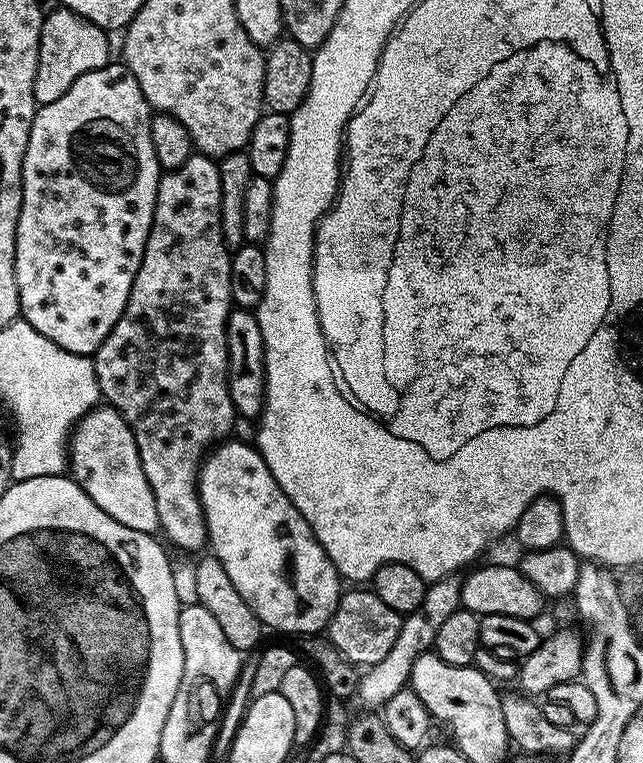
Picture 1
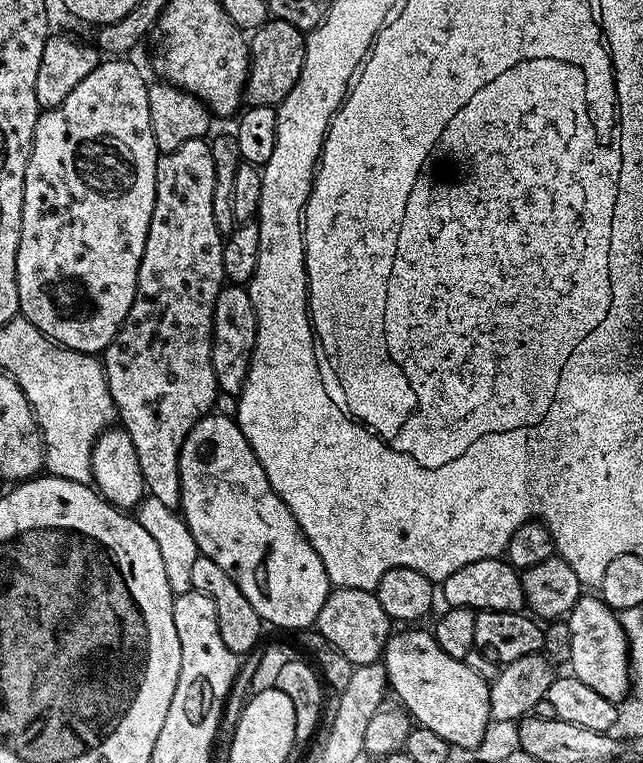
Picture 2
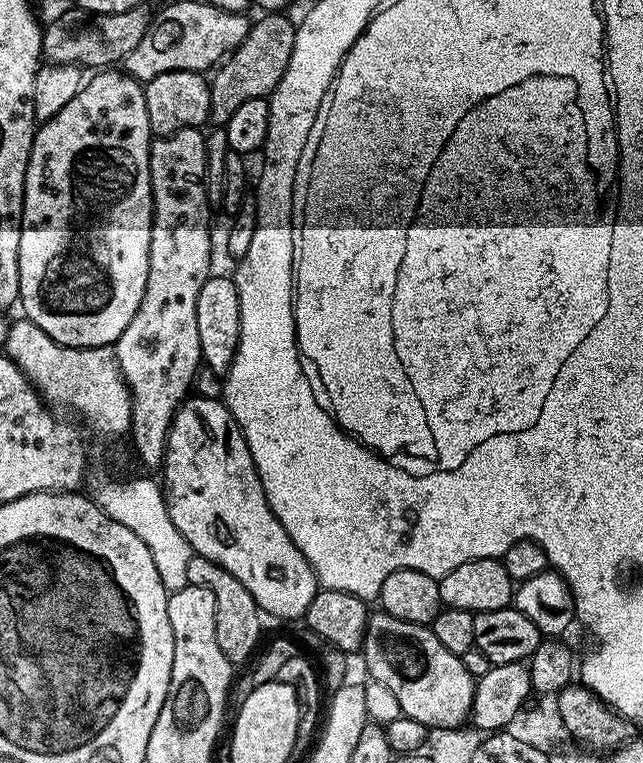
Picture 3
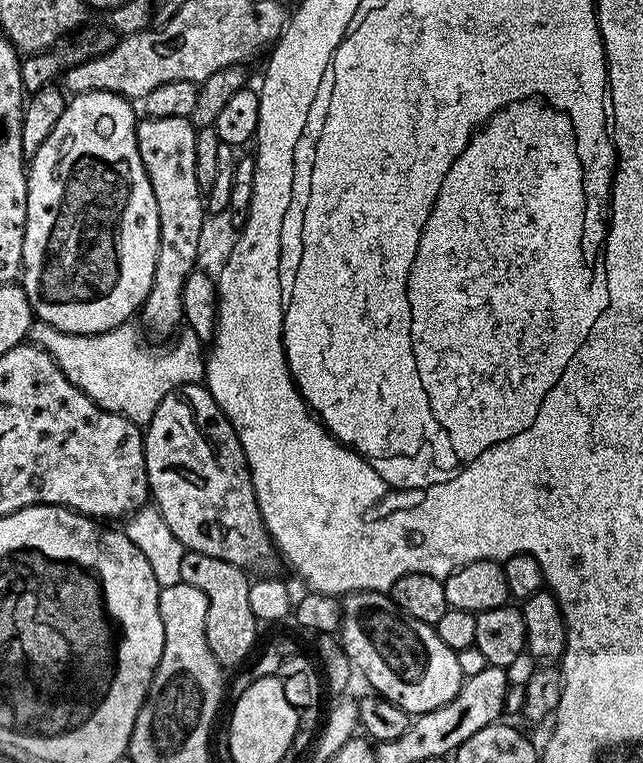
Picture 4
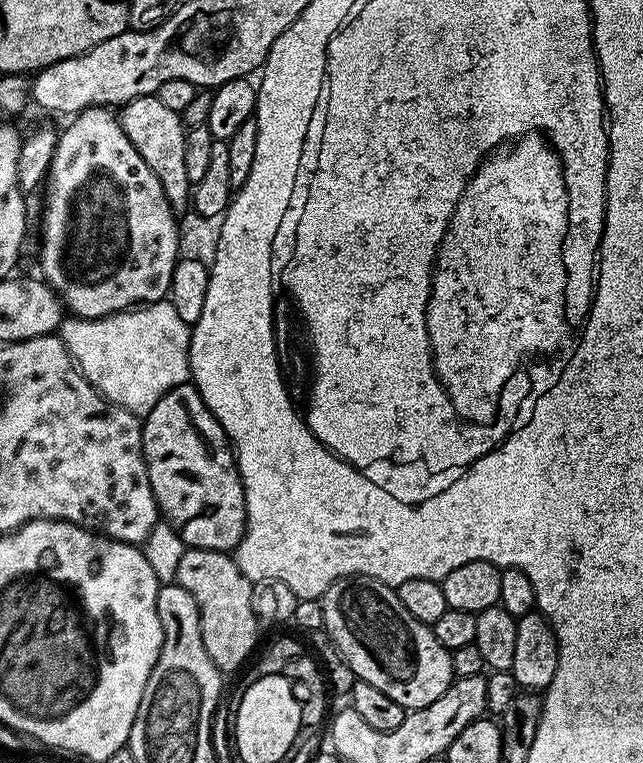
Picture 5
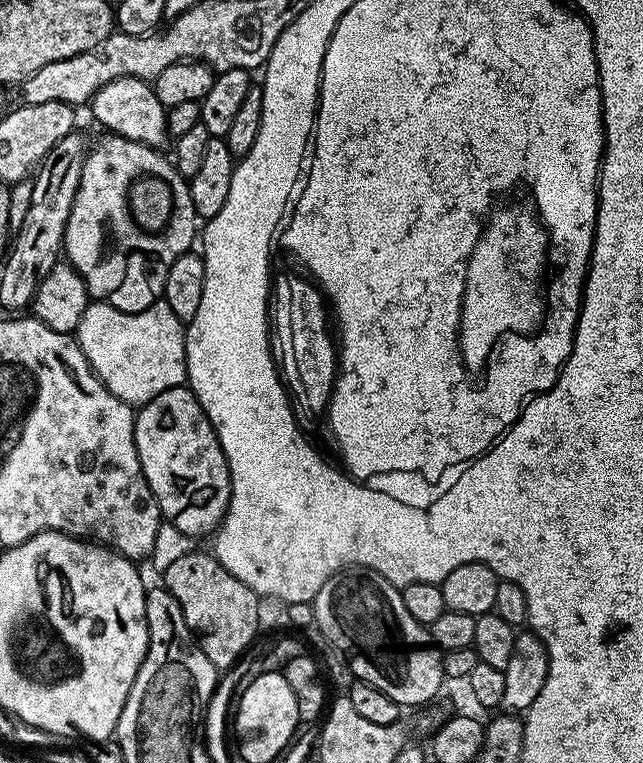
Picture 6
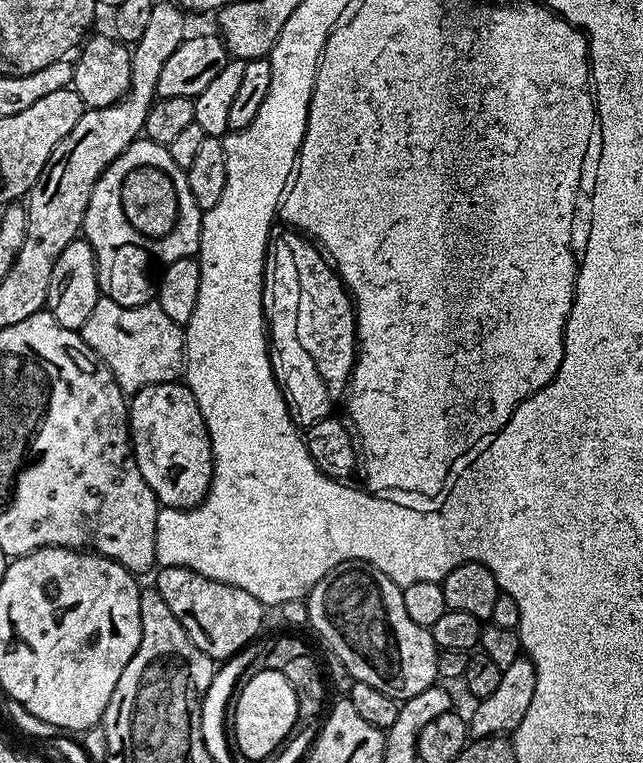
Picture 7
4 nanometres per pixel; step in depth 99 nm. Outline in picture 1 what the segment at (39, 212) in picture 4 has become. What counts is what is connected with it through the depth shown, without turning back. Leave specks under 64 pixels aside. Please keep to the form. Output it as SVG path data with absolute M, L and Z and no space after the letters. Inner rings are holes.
M110 62L105 68L94 70L90 74L82 74L62 98L49 104L41 104L36 109L36 116L30 126L30 138L26 142L26 154L22 162L22 206L16 227L16 285L20 299L20 316L38 334L50 338L62 350L70 350L79 356L91 357L102 346L102 342L114 330L118 318L128 305L130 290L134 286L134 278L138 274L138 266L142 262L144 247L152 229L152 215L156 205L156 191L160 185L162 169L156 161L154 142L150 138L150 122L154 115L148 107L148 99L142 94L134 74L125 68L123 63Z

